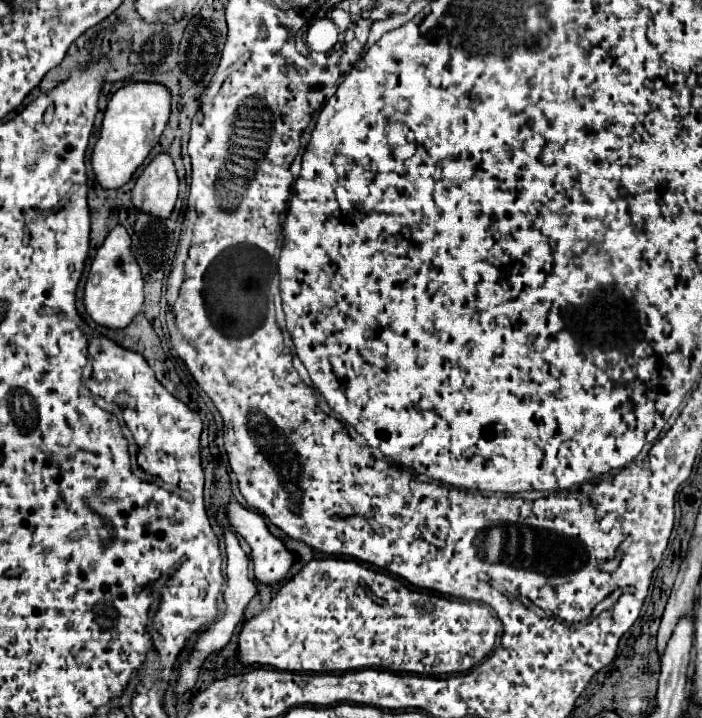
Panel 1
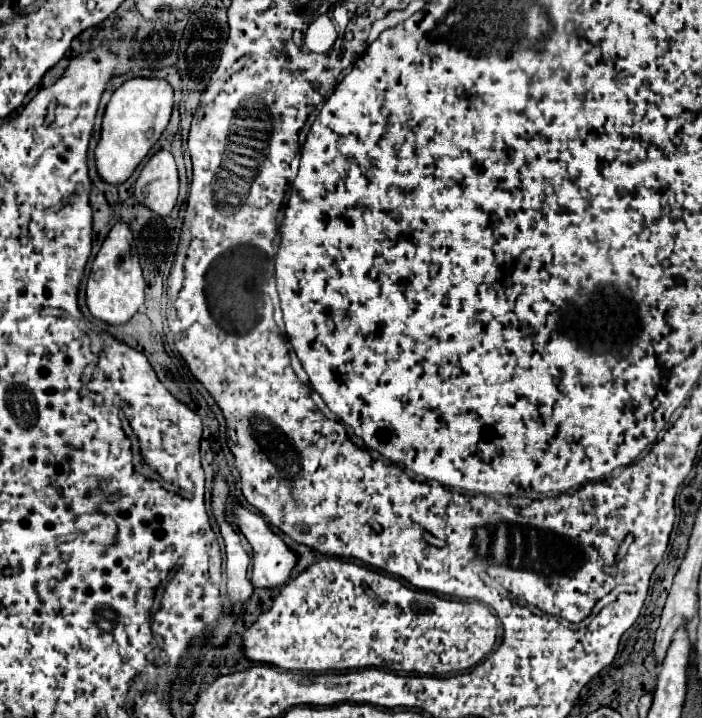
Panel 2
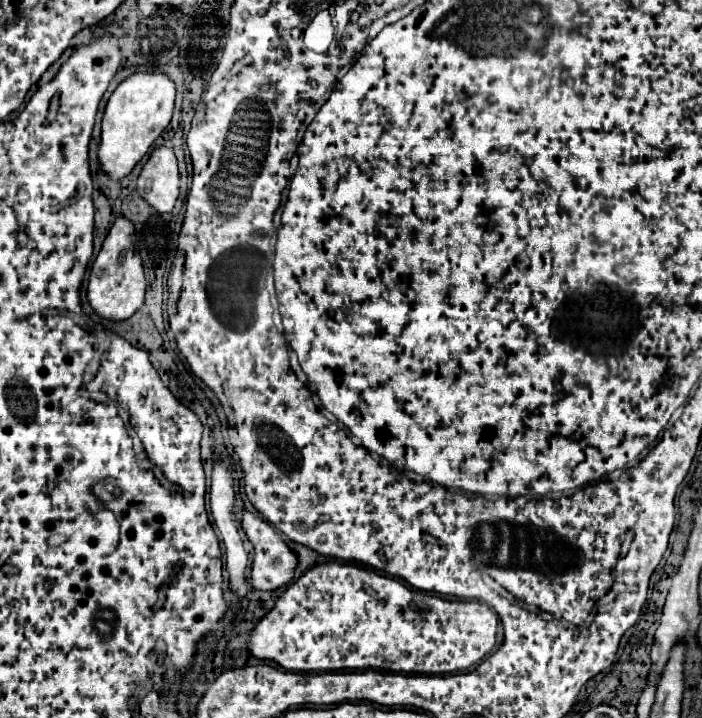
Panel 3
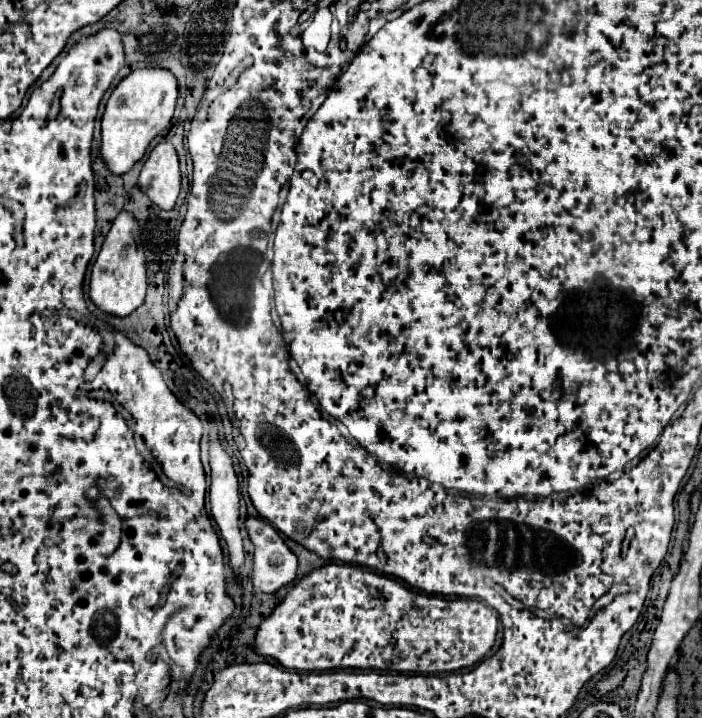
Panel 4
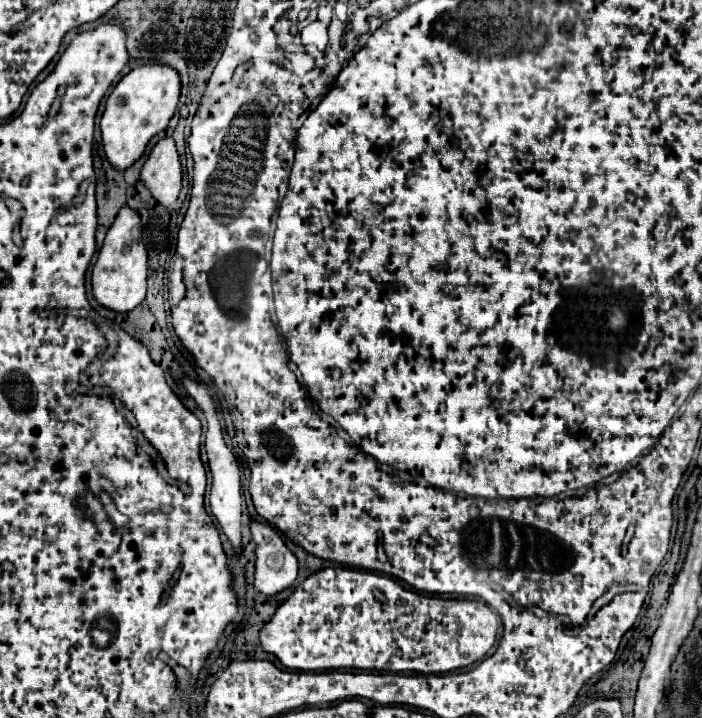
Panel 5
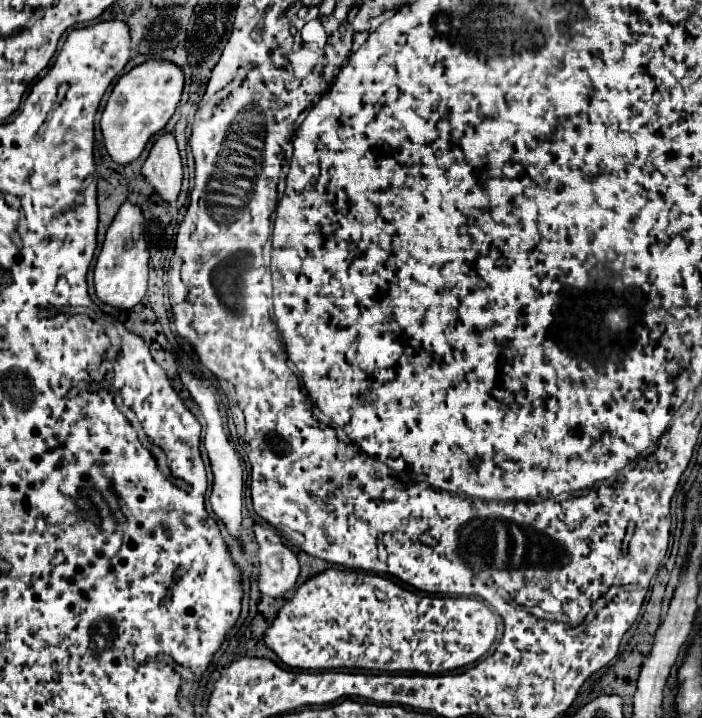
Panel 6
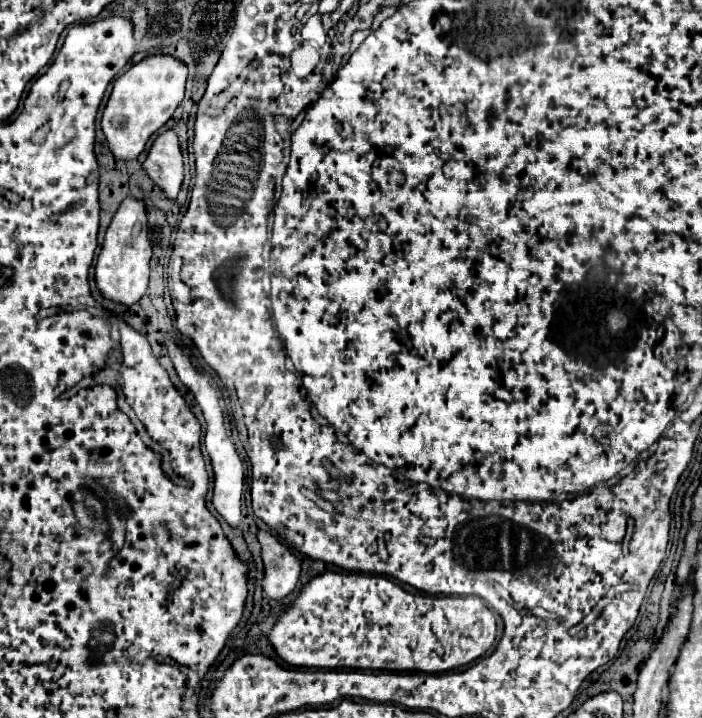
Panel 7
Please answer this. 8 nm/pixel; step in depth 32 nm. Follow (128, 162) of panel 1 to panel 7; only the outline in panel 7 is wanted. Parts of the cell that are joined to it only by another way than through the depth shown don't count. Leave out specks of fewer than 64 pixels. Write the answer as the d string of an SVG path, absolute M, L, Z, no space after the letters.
M148 56L142 62L134 64L114 82L100 124L108 148L116 160L128 162L138 158L148 138L156 134L172 118L174 110L182 102L186 78L188 78L186 64L182 64L174 56Z

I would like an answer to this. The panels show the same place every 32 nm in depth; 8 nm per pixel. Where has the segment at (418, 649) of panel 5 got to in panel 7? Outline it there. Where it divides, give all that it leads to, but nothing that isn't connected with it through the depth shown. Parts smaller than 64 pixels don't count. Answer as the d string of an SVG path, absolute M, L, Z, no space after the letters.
M324 572L304 584L292 604L278 616L268 634L276 654L294 668L418 670L442 674L484 656L496 640L496 618L478 596L420 596L402 590L384 576L358 572Z

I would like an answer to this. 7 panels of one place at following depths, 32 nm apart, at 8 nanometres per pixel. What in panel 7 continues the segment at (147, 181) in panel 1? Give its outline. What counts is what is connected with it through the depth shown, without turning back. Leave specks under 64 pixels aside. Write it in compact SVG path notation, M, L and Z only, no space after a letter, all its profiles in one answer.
M166 130L154 140L144 162L144 170L166 198L176 200L184 178L184 158L176 130Z

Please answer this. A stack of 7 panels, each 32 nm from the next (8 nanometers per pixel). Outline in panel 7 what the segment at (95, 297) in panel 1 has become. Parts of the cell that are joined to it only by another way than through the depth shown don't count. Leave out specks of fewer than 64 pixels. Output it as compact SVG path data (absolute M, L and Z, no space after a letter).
M126 198L120 204L118 212L112 218L112 224L106 230L106 238L94 268L96 288L100 290L102 298L122 306L136 304L146 294L146 288L148 288L150 256L152 256L152 246L148 240L148 222L146 222L144 202Z

